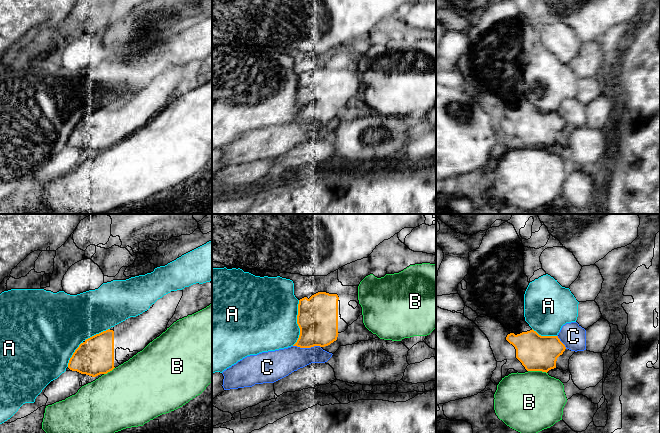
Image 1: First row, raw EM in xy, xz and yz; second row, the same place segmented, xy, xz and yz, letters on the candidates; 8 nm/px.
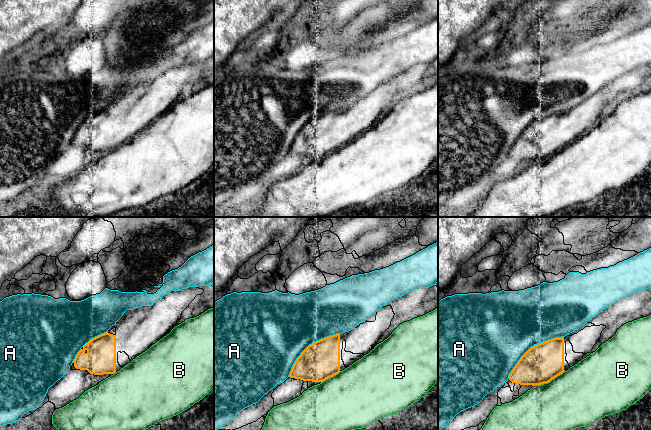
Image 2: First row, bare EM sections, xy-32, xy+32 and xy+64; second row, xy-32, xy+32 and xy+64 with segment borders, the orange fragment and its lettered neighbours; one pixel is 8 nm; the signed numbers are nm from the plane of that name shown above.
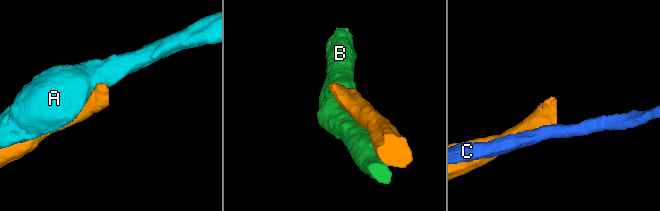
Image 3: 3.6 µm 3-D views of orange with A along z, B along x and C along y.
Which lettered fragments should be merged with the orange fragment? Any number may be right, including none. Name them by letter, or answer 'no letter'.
no letter

